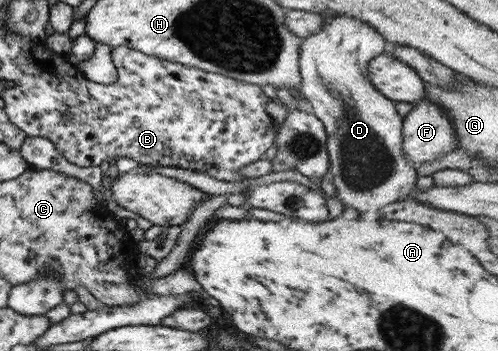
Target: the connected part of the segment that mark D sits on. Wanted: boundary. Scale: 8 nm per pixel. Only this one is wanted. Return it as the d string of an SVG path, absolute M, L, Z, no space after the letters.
M324 16L324 26L318 32L306 36L298 44L298 72L300 94L309 105L308 110L320 121L326 132L328 172L336 198L343 205L358 213L380 209L406 200L418 176L416 167L402 153L402 117L396 113L394 102L384 97L368 79L366 66L372 58L387 51L384 38L368 24L350 16Z

